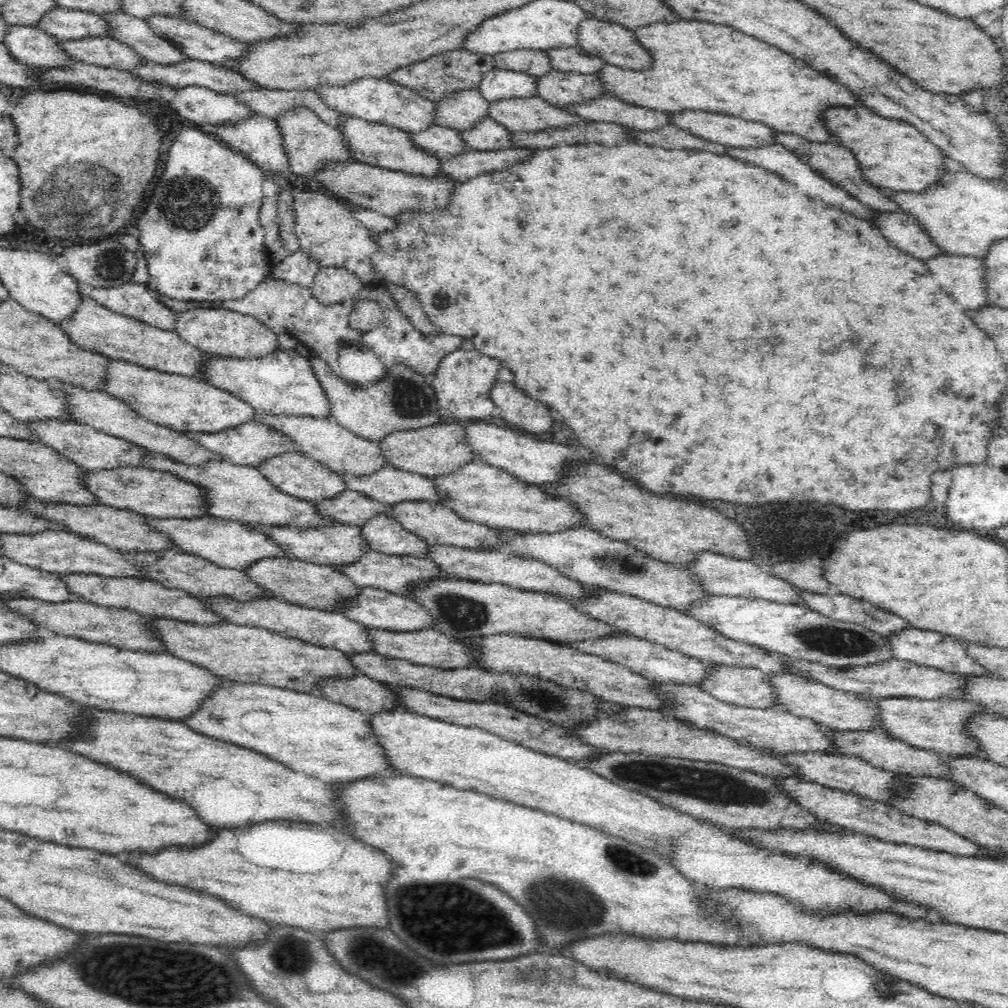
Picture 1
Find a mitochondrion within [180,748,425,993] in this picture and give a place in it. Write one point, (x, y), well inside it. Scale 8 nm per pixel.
(291, 954)

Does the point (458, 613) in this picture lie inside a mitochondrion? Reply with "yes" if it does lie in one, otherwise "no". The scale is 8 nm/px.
yes

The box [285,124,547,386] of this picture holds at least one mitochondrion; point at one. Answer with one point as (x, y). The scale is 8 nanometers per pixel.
(357, 345)

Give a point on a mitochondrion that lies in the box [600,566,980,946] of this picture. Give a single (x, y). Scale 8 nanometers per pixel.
(681, 779)

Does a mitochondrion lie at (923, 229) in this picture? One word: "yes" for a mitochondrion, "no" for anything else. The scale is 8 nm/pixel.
no

